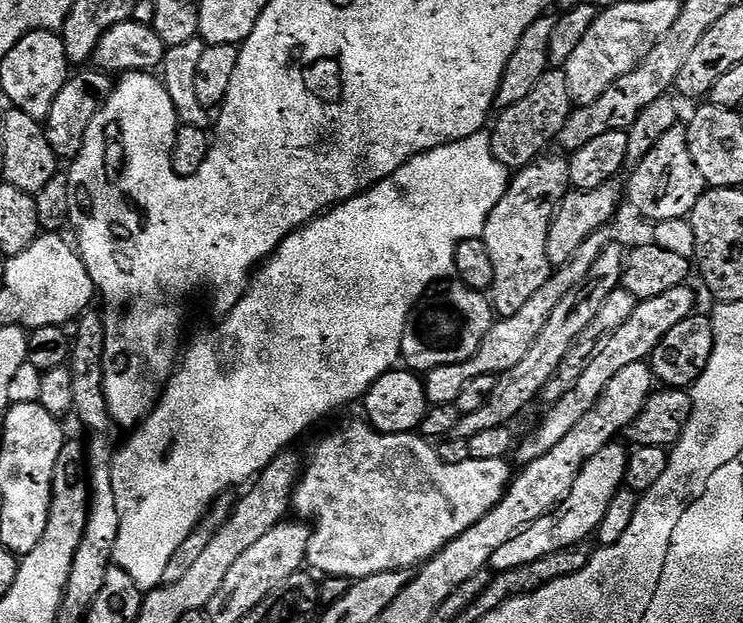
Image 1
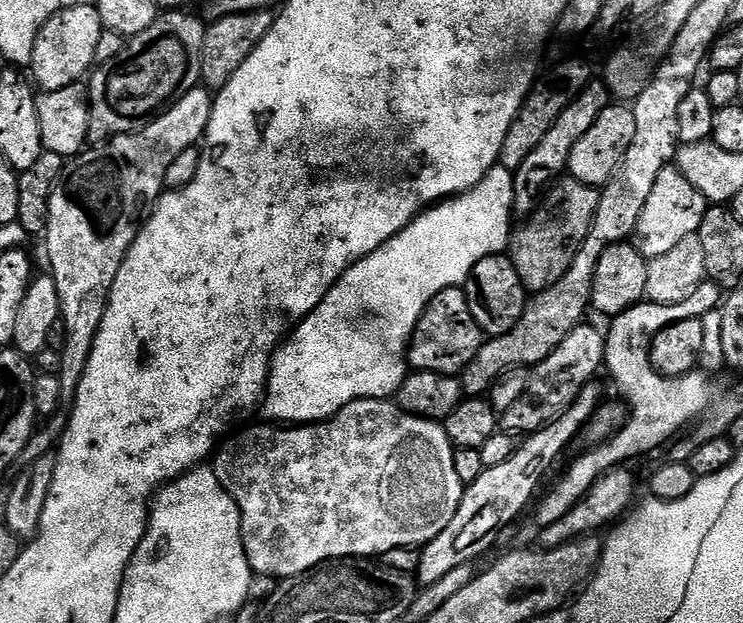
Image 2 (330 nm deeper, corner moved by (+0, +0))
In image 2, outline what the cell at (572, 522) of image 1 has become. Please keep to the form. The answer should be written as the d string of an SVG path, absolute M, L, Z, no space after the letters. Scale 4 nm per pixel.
M705 282L698 286L698 290L694 290L694 294L690 294L690 298L686 298L686 302L674 302L673 304L641 302L609 323L612 325L606 328L603 367L612 371L612 380L616 383L617 390L620 391L619 399L627 405L630 411L619 432L592 446L589 452L582 453L565 470L564 477L549 490L548 496L539 497L540 505L538 505L538 500L535 508L537 507L536 516L541 520L539 522L541 525L553 524L558 522L558 518L570 514L570 510L574 510L576 503L588 493L588 487L602 473L623 465L631 456L640 456L643 452L654 451L655 448L662 447L661 449L663 449L677 435L675 432L680 427L683 429L685 426L691 425L708 407L710 391L708 392L708 380L703 376L705 373L693 370L684 376L659 376L648 362L648 347L652 345L652 339L666 326L683 320L703 318L709 315L715 309L712 307L716 303L717 307L721 300L721 285Z

